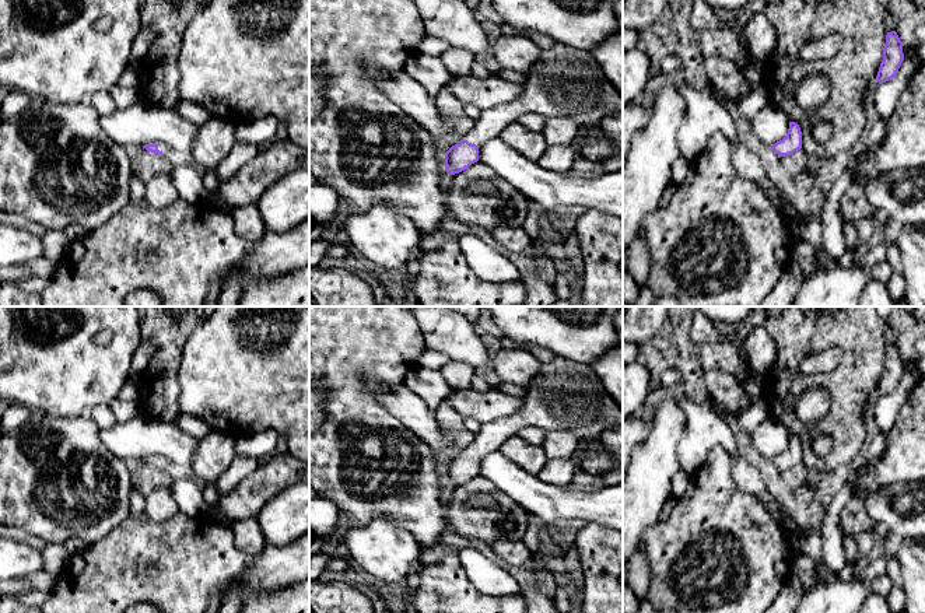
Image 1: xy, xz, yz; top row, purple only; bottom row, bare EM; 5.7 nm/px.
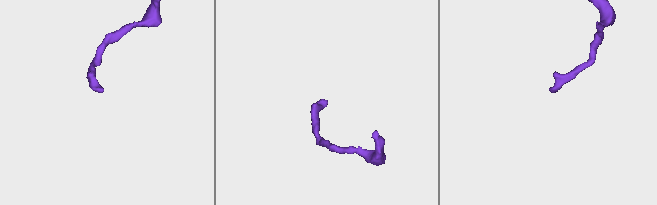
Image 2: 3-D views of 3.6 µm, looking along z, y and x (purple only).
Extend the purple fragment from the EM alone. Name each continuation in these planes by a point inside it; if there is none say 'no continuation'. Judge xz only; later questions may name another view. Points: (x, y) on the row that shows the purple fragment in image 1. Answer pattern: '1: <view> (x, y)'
1: xz (568, 83)

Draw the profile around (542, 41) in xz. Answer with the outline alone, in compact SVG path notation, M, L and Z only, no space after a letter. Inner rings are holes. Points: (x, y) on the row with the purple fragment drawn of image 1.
M525 31L522 34L528 36L533 43L536 43L542 50L550 49L556 43L551 38L537 32Z

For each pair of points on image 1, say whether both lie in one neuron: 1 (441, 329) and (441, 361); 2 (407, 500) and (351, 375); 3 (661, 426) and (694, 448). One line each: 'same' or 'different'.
1: different
2: same
3: different

